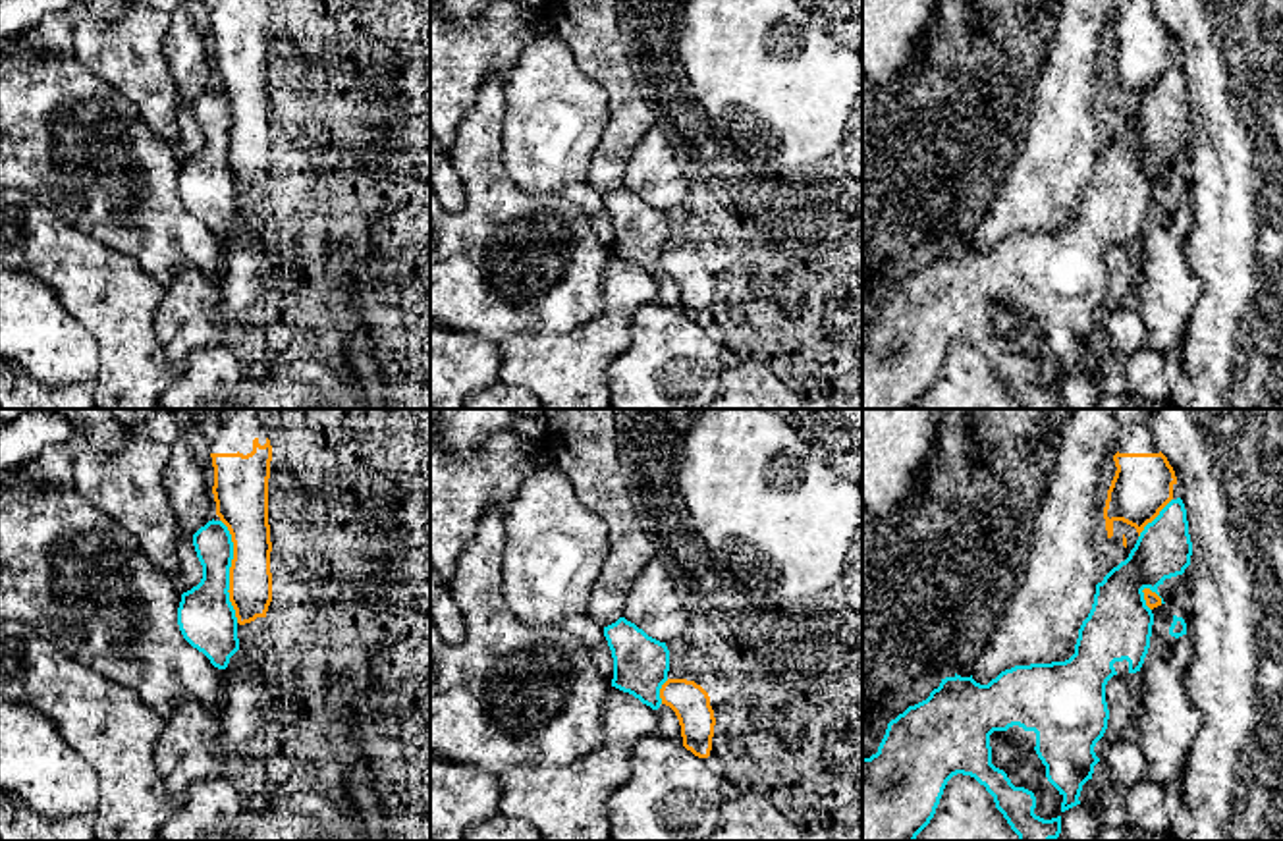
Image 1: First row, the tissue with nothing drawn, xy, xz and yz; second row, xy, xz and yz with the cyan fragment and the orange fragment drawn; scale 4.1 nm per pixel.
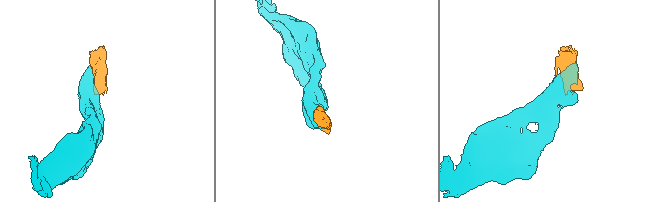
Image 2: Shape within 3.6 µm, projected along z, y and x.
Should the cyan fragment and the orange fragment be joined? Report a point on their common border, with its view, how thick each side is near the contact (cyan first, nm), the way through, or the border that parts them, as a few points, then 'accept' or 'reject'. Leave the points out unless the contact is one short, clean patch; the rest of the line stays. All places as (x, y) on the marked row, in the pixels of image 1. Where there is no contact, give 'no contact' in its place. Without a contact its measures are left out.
meets cyan in xy at (228, 571); 240 nm thick on the cyan side, 190 nm on the other; reject

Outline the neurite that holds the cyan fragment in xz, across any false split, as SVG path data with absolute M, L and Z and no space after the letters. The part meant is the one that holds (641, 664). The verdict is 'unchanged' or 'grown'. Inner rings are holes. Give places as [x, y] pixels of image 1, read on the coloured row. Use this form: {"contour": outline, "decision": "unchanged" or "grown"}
{"contour": "M625 617L604 627L604 637L614 658L612 687L658 710L662 704L660 689L668 681L669 671L666 642L648 637Z", "decision": "unchanged"}

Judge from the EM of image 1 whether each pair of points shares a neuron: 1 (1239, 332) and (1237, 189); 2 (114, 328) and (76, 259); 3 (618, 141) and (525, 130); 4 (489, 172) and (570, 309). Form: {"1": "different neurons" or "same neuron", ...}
{"1": "same neuron", "2": "same neuron", "3": "different neurons", "4": "same neuron"}

